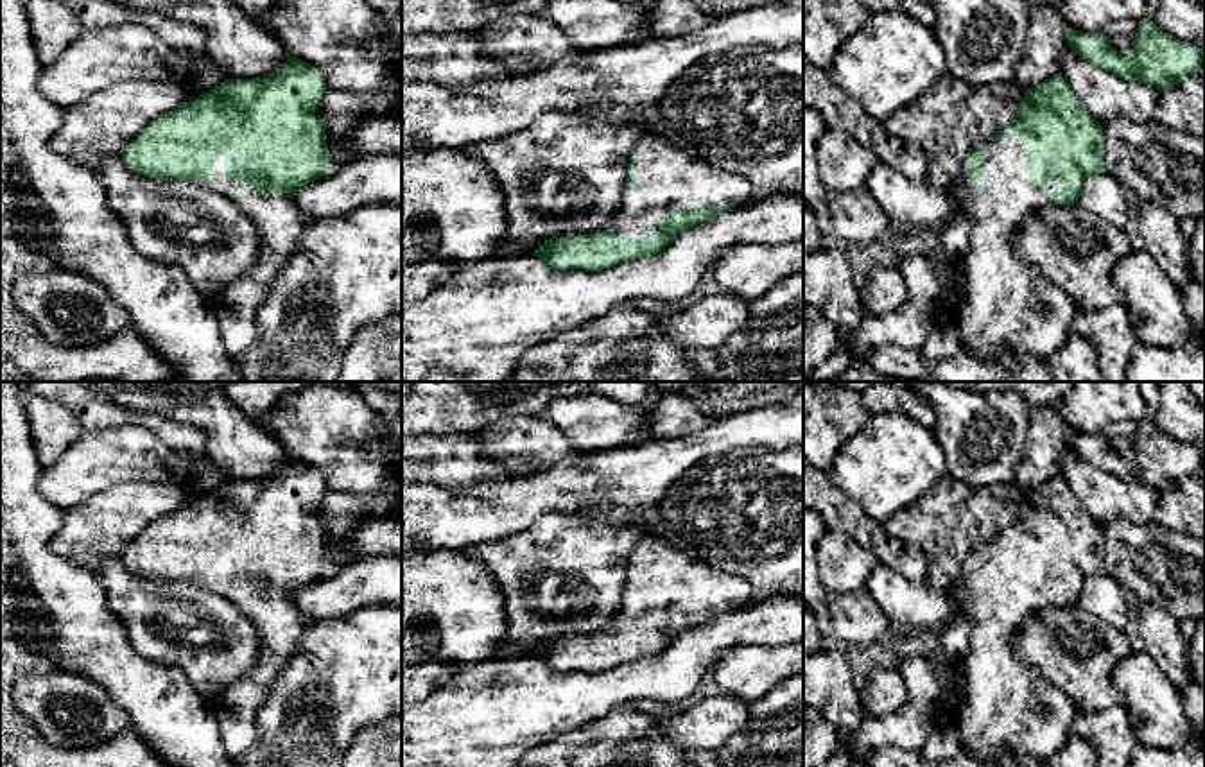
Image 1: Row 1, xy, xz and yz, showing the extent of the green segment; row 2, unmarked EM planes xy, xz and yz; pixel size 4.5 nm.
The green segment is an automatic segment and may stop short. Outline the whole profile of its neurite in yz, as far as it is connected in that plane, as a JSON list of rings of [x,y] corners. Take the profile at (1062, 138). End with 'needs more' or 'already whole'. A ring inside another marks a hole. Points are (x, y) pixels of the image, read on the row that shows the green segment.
[[[1062,73],[1024,91],[1017,118],[984,138],[965,159],[963,195],[956,199],[970,222],[970,244],[963,258],[967,303],[958,317],[959,342],[981,360],[1001,353],[1036,355],[1058,351],[1069,337],[1076,305],[1042,272],[1015,256],[1013,237],[1036,210],[1078,203],[1083,181],[1105,170],[1103,125],[1081,104]]]; needs more

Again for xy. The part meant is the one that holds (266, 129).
[[[285,52],[287,61],[278,72],[253,79],[224,79],[192,102],[160,115],[122,151],[131,172],[160,179],[188,179],[226,195],[260,231],[260,254],[249,274],[230,283],[213,301],[224,348],[231,357],[247,351],[258,337],[256,312],[274,276],[294,254],[305,229],[316,220],[305,213],[290,192],[326,176],[330,168],[323,122],[314,115],[326,90],[325,75],[305,61]]]; needs more

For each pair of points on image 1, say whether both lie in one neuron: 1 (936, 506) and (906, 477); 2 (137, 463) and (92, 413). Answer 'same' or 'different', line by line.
1: different
2: different

